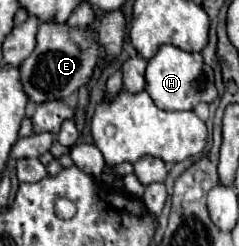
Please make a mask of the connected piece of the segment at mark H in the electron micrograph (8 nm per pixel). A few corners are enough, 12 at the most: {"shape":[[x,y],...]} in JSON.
{"shape":[[161,45],[149,59],[147,93],[163,111],[217,97],[213,69]]}

